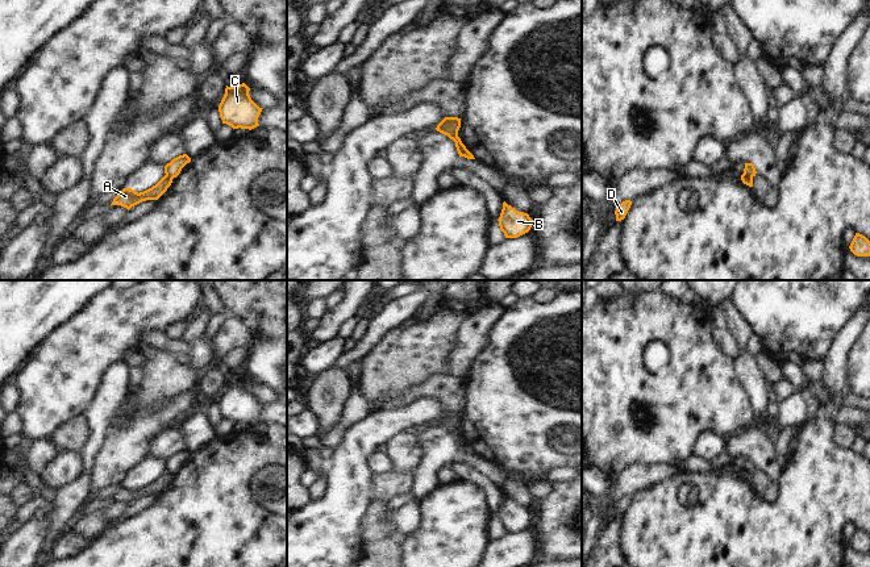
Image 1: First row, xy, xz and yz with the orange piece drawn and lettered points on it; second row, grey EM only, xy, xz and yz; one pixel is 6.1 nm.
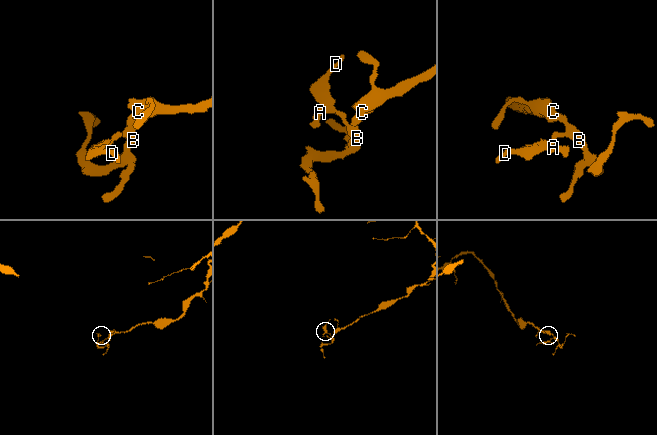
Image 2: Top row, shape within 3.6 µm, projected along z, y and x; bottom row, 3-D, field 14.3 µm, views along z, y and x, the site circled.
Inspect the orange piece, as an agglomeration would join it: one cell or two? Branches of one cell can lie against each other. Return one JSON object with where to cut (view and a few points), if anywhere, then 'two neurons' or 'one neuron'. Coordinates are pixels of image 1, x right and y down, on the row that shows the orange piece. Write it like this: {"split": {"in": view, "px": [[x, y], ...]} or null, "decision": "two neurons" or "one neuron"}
{"split": {"in": "yz", "px": [[744, 172], [752, 178]]}, "decision": "two neurons"}

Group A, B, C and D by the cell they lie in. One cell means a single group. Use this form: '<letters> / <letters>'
A D / B C

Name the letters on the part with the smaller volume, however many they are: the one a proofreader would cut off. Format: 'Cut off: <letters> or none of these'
Cut off: A, D

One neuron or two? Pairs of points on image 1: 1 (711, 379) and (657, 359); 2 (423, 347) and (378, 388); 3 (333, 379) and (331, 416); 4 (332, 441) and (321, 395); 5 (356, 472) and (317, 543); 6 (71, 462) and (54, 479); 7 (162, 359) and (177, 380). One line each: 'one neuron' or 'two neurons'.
1: one neuron
2: one neuron
3: one neuron
4: two neurons
5: one neuron
6: one neuron
7: one neuron

